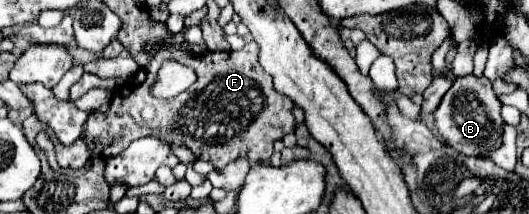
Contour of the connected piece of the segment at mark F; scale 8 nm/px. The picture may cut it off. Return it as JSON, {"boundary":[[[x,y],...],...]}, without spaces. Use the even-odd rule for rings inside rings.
{"boundary":[[[246,44],[238,52],[230,52],[230,58],[220,58],[216,52],[204,52],[192,56],[180,48],[160,50],[146,68],[140,68],[132,80],[122,84],[112,98],[112,106],[106,114],[92,112],[82,128],[82,140],[88,144],[92,158],[110,158],[128,148],[130,142],[144,136],[158,136],[168,146],[186,146],[198,160],[206,160],[216,168],[224,168],[228,162],[246,156],[252,162],[268,162],[274,152],[274,142],[294,132],[296,120],[292,114],[292,100],[278,94],[270,76],[258,62],[258,46]],[[164,58],[172,58],[188,64],[196,70],[198,80],[182,94],[162,100],[150,94],[150,86],[156,80],[156,72]]]}

